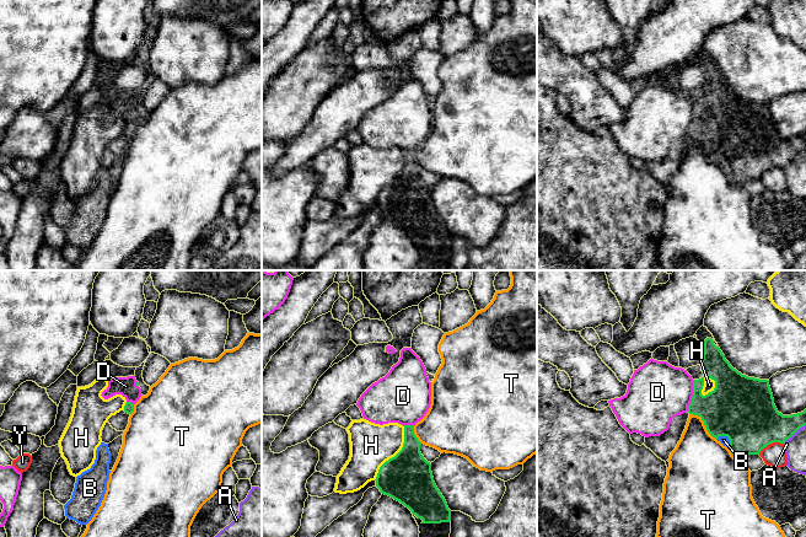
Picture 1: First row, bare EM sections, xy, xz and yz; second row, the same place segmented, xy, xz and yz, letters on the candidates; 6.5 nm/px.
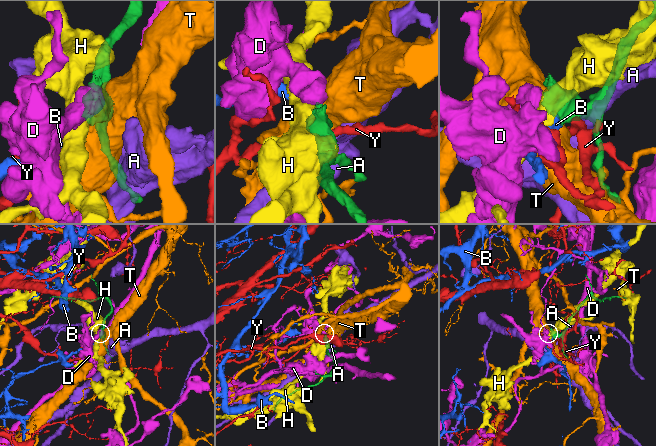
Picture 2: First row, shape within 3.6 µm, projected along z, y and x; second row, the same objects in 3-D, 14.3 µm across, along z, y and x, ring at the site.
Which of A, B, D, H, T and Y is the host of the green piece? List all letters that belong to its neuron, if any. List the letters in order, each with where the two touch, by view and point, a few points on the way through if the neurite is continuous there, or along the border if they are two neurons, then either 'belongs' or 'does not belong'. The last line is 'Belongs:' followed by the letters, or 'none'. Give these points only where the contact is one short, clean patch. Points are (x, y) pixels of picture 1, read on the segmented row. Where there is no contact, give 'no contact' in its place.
A: meets green in yz at (794, 433); does not belong
B: meets green in yz at (729, 439); runs through yz (742, 408), (740, 428), (729, 439), (724, 440); belongs
D: meets green in yz at (693, 396); border along yz (693, 380), (693, 396), (687, 411); does not belong
H: meets green in xz at (396, 455); does not belong
T: meets green in yz at (704, 424); does not belong
Y: meets green in yz at (770, 442); border along yz (783, 442), (770, 442), (758, 454); does not belong
Belongs: B

